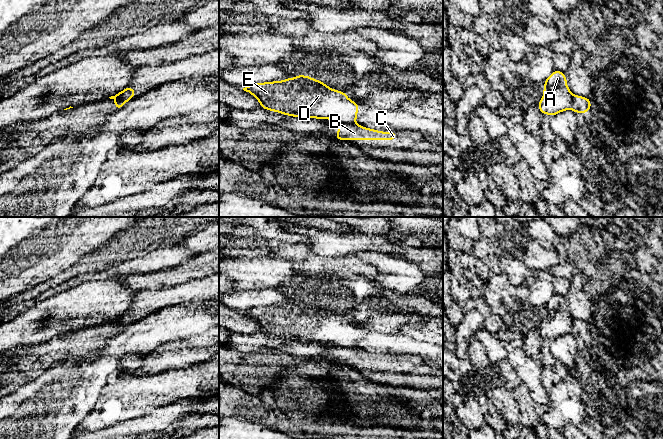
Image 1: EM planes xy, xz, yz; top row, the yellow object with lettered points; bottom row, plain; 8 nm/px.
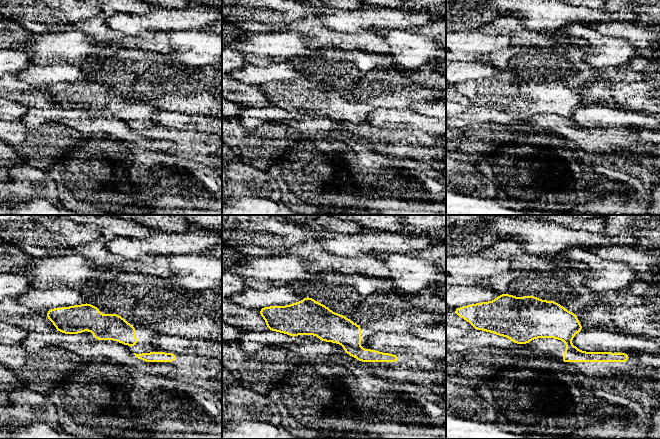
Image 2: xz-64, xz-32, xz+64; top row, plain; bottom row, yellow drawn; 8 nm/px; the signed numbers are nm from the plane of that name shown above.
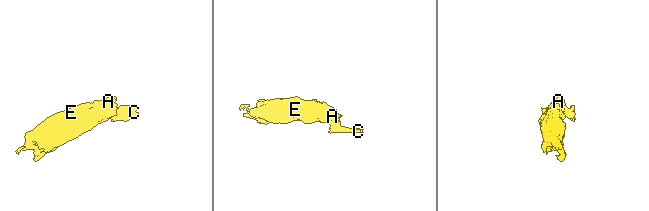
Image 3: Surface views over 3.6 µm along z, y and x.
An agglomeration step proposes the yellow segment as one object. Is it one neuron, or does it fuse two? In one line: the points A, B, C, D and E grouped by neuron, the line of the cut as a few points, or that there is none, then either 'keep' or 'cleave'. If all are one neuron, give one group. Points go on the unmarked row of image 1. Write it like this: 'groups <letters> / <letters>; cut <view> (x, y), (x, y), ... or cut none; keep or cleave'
groups A D E / B C; cut xz (339, 346), (353, 347); cleave

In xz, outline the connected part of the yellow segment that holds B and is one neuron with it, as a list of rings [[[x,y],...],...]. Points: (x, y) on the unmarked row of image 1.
[[[339,347],[337,364],[396,364],[397,357],[381,356],[379,354],[369,353],[358,348]]]

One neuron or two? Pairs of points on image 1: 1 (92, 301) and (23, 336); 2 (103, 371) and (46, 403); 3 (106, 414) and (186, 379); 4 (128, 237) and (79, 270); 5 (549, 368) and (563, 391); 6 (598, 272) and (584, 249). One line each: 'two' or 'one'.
1: one
2: one
3: one
4: one
5: two
6: one

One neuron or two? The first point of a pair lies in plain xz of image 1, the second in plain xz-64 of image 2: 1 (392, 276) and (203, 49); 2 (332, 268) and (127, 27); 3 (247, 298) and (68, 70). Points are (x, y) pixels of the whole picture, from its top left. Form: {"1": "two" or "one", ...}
{"1": "one", "2": "two", "3": "one"}

